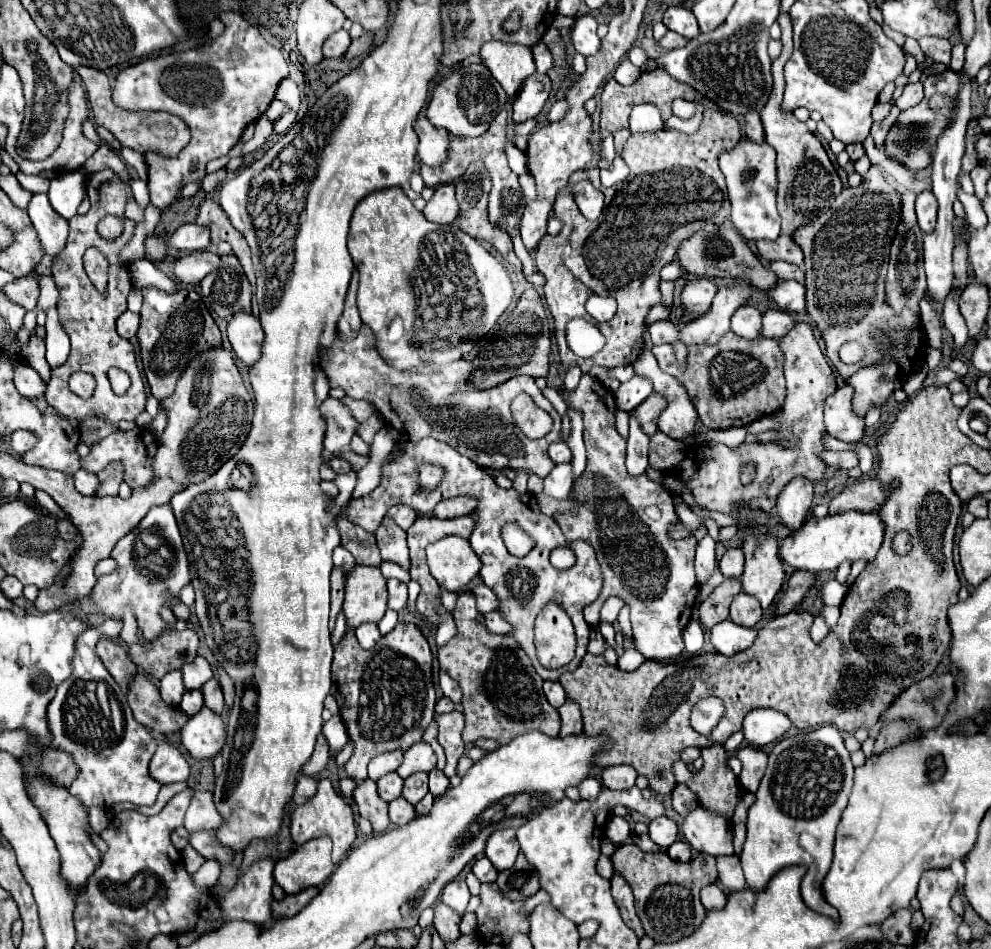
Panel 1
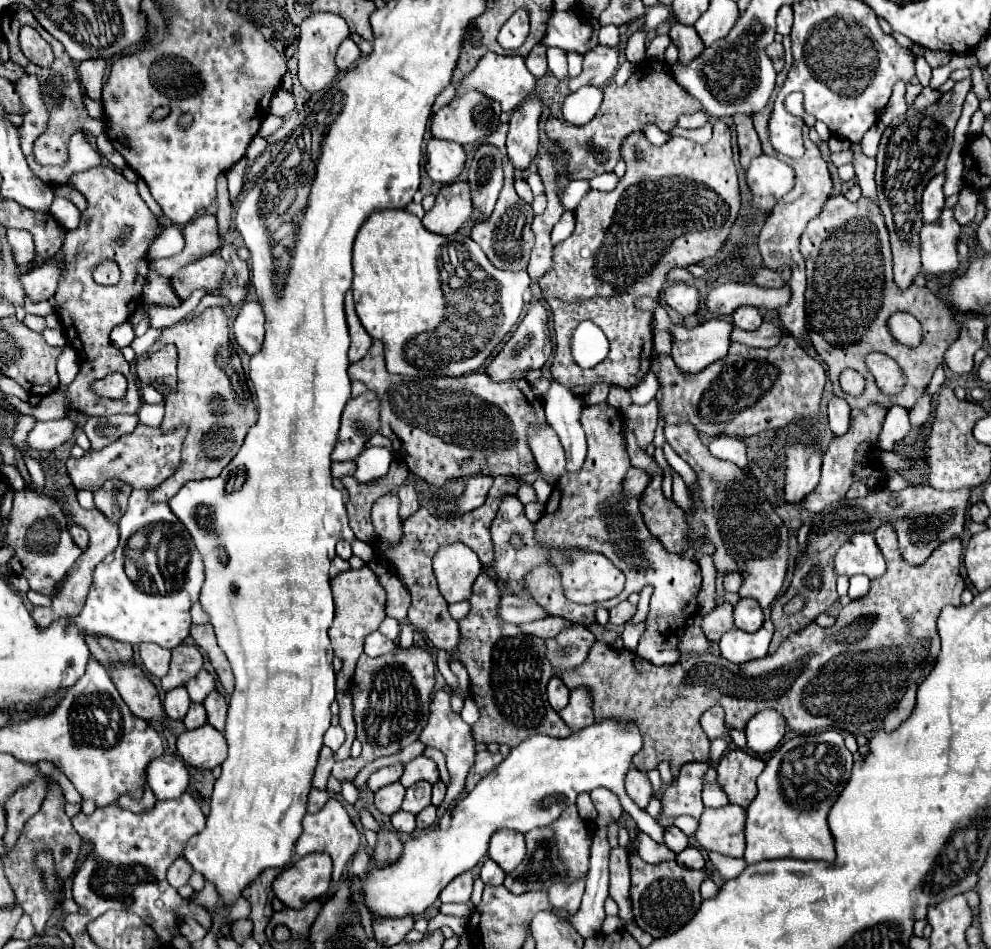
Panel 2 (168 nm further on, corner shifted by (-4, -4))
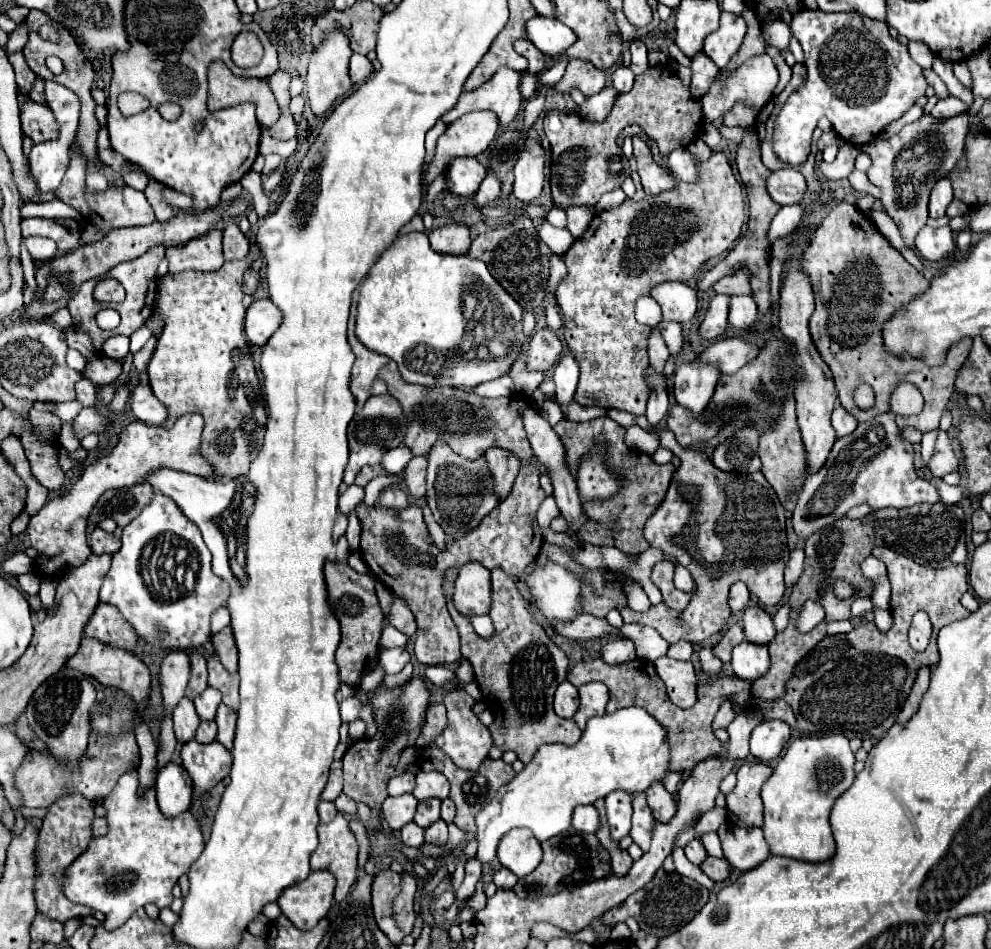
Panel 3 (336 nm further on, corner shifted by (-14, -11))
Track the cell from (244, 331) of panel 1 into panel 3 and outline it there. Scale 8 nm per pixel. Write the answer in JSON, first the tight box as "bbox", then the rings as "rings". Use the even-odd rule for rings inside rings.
{"bbox":[244,299,282,345],"rings":[[[256,299],[246,311],[244,331],[252,345],[266,345],[272,333],[280,327],[282,313],[270,299]]]}

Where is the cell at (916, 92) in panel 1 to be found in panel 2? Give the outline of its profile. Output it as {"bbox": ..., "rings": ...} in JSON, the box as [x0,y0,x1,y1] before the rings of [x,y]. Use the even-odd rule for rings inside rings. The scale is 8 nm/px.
{"bbox":[912,86,940,108],"rings":[[[926,86],[926,88],[922,88],[922,92],[916,96],[912,108],[926,108],[926,106],[934,104],[938,98],[940,98],[940,92],[938,92],[938,90],[932,90],[930,86]]]}

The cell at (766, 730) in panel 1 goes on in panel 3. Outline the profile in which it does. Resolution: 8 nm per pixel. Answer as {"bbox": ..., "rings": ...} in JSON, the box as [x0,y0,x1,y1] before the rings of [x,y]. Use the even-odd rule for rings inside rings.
{"bbox":[750,721,790,761],"rings":[[[762,721],[750,735],[750,753],[758,761],[772,761],[790,739],[790,727],[784,721]]]}

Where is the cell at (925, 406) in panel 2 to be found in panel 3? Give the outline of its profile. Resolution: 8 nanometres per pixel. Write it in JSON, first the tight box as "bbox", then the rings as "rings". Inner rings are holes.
{"bbox":[922,431,938,471],"rings":[[[928,431],[928,433],[924,433],[924,437],[922,437],[922,469],[924,471],[928,471],[928,461],[930,461],[930,457],[934,455],[934,441],[936,441],[936,435],[938,435],[938,431]]]}

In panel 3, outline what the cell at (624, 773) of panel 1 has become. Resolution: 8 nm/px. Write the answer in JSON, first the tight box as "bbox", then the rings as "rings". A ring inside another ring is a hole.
{"bbox":[648,785,676,823],"rings":[[[652,785],[648,791],[648,805],[654,813],[654,819],[658,823],[668,823],[676,815],[676,801],[674,795],[664,789],[664,785]]]}

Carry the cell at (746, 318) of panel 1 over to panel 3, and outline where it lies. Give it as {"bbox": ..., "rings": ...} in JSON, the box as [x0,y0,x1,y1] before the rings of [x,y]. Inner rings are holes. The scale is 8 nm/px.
{"bbox":[728,295,758,329],"rings":[[[732,295],[728,309],[728,323],[736,329],[748,329],[756,323],[758,309],[752,295]]]}

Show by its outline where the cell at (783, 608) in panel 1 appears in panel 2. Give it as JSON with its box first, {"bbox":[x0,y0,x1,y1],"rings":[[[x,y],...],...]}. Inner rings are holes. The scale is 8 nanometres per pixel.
{"bbox":[768,486,970,652],"rings":[[[906,486],[900,492],[890,492],[888,488],[880,488],[880,490],[870,490],[868,496],[864,498],[842,500],[814,514],[810,518],[812,522],[812,530],[808,536],[810,548],[806,550],[806,554],[798,554],[792,584],[786,590],[786,594],[778,598],[778,604],[774,604],[772,608],[770,620],[774,622],[774,638],[772,638],[768,652],[774,652],[790,632],[796,632],[808,626],[810,622],[816,620],[818,614],[826,612],[838,600],[838,594],[836,594],[838,576],[832,570],[832,558],[836,550],[850,538],[850,534],[874,532],[882,522],[892,522],[898,532],[902,558],[906,558],[906,562],[910,564],[922,564],[932,554],[932,550],[940,546],[940,542],[962,534],[968,500],[970,500],[968,488],[950,490],[950,492],[934,490],[930,486]],[[942,516],[948,516],[948,518],[942,518]],[[794,596],[804,598],[804,608],[796,614],[786,614],[784,606]]]}

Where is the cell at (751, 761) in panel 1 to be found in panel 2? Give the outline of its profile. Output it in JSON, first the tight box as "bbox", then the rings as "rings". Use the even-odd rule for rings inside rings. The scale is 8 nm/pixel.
{"bbox":[718,750,766,808],"rings":[[[730,750],[720,758],[718,780],[732,804],[746,808],[756,798],[756,778],[762,774],[766,762],[746,754],[744,750]]]}

